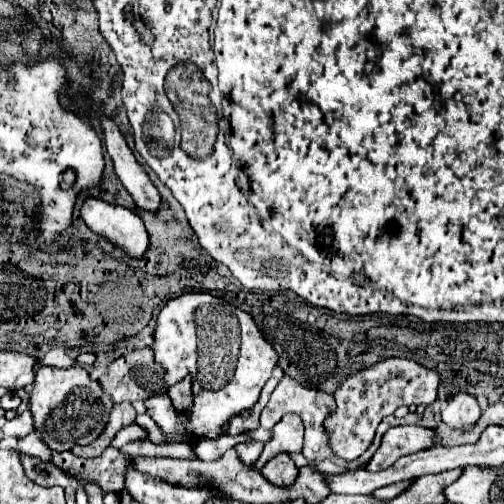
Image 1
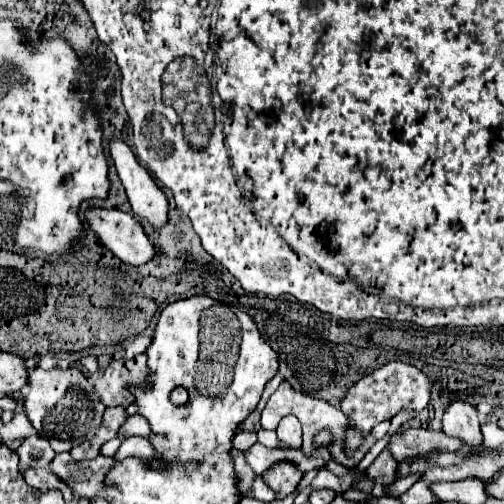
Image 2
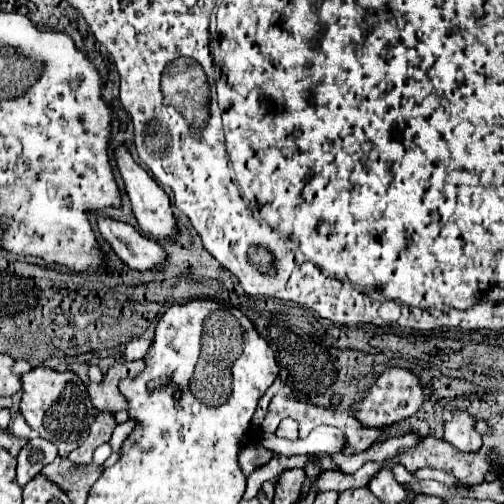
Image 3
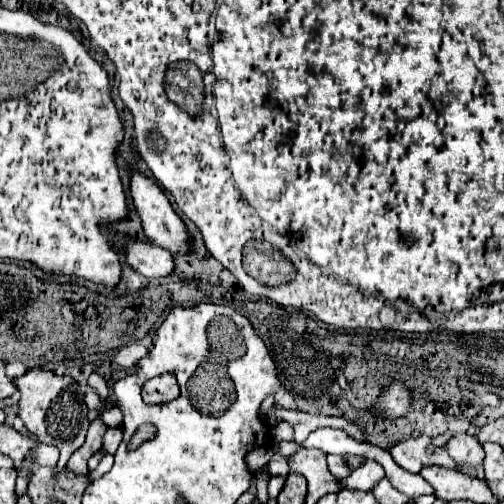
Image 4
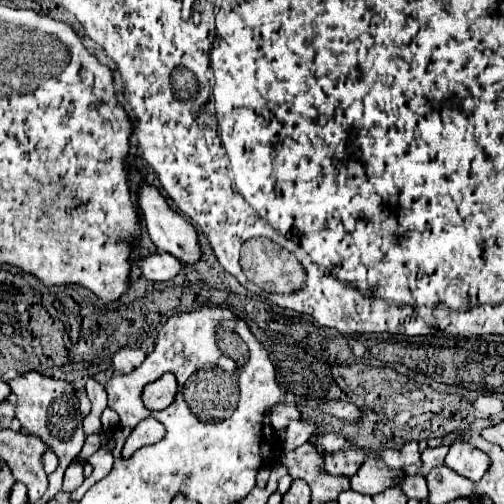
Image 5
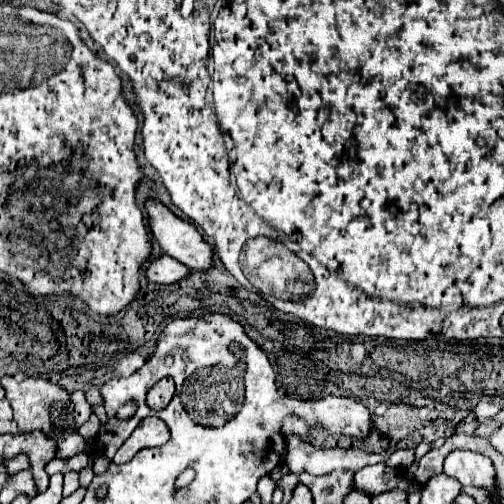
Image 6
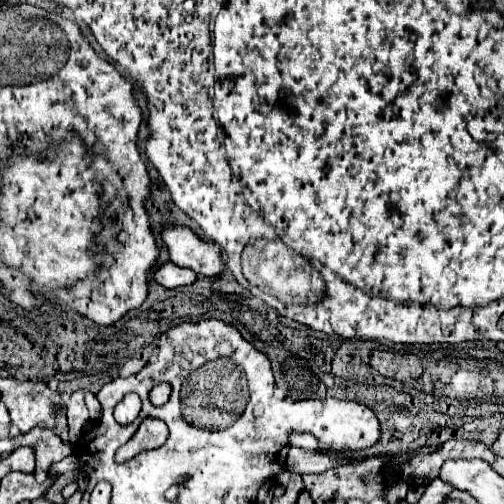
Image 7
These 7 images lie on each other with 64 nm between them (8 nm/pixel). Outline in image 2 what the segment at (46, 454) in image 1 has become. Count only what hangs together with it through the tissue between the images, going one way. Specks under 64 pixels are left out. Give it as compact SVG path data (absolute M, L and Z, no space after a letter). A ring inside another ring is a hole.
M38 434L26 438L16 454L20 458L20 474L22 476L24 476L24 472L28 468L48 466L52 462L52 458L56 456L56 452L52 450L50 442L46 438L42 438L42 436L38 436Z

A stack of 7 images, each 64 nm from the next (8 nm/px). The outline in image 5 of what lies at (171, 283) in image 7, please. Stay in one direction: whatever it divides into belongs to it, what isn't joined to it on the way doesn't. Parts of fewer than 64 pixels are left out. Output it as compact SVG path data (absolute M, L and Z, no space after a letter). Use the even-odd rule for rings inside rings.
M162 252L162 254L150 254L148 258L140 260L140 270L144 278L150 282L168 282L182 272L182 264L180 260Z

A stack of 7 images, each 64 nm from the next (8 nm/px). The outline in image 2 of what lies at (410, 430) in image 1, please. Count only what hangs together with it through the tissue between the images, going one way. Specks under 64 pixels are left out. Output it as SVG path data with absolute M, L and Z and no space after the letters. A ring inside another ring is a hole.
M384 450L368 468L368 476L374 482L372 486L372 496L374 498L382 498L382 496L390 496L388 486L396 480L396 468L398 464L394 462L394 458L390 456L388 450Z

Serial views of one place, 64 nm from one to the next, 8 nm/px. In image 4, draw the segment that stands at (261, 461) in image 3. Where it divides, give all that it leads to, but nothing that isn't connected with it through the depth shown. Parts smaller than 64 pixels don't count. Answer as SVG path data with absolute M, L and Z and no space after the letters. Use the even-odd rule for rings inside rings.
M264 447L255 448L246 456L246 464L248 464L252 472L255 472L255 470L265 465L265 463L268 463L273 454L274 451L271 447L268 447L268 449Z

